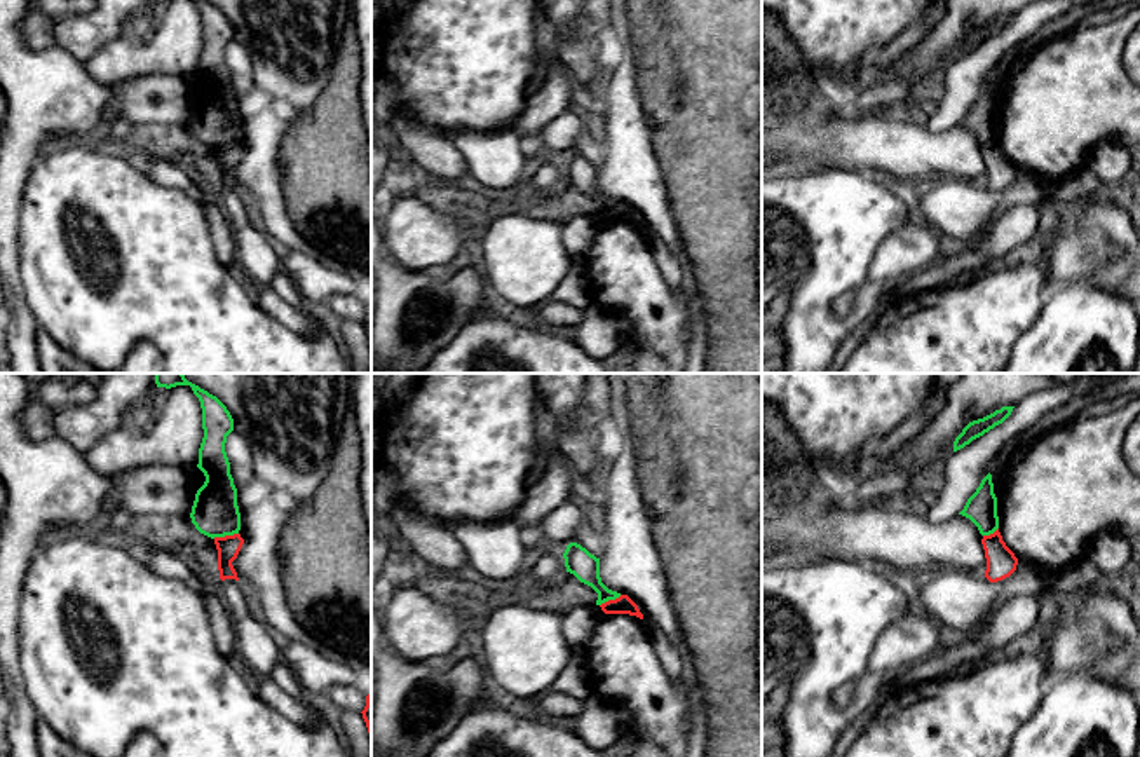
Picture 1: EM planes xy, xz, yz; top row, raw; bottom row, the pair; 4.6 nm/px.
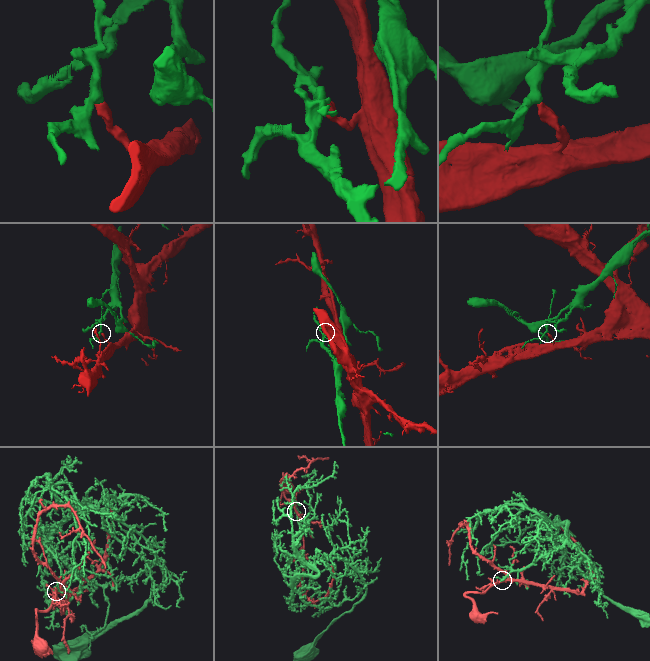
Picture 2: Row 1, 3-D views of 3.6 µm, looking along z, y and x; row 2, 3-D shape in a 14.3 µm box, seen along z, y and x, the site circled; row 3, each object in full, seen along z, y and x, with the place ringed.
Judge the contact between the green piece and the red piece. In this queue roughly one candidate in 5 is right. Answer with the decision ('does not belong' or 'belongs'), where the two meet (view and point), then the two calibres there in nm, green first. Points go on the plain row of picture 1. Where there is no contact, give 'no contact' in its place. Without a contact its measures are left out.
does not belong | xy (225, 143) | 220/110 nm

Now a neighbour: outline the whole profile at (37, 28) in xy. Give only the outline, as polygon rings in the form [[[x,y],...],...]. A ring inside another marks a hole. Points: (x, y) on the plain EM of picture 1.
[[[31,7],[19,24],[24,44],[33,51],[52,49],[54,45],[54,17]]]

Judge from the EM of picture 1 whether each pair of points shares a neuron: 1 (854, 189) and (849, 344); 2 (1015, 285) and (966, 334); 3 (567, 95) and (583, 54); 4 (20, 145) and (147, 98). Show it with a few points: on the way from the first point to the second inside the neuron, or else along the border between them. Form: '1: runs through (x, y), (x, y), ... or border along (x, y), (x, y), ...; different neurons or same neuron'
1: border along (881, 307), (874, 309), (834, 354); different neurons
2: runs through (1003, 297), (978, 321); same neuron
3: border along (555, 54), (581, 95); different neurons
4: runs through (51, 114), (61, 103), (115, 96); same neuron

